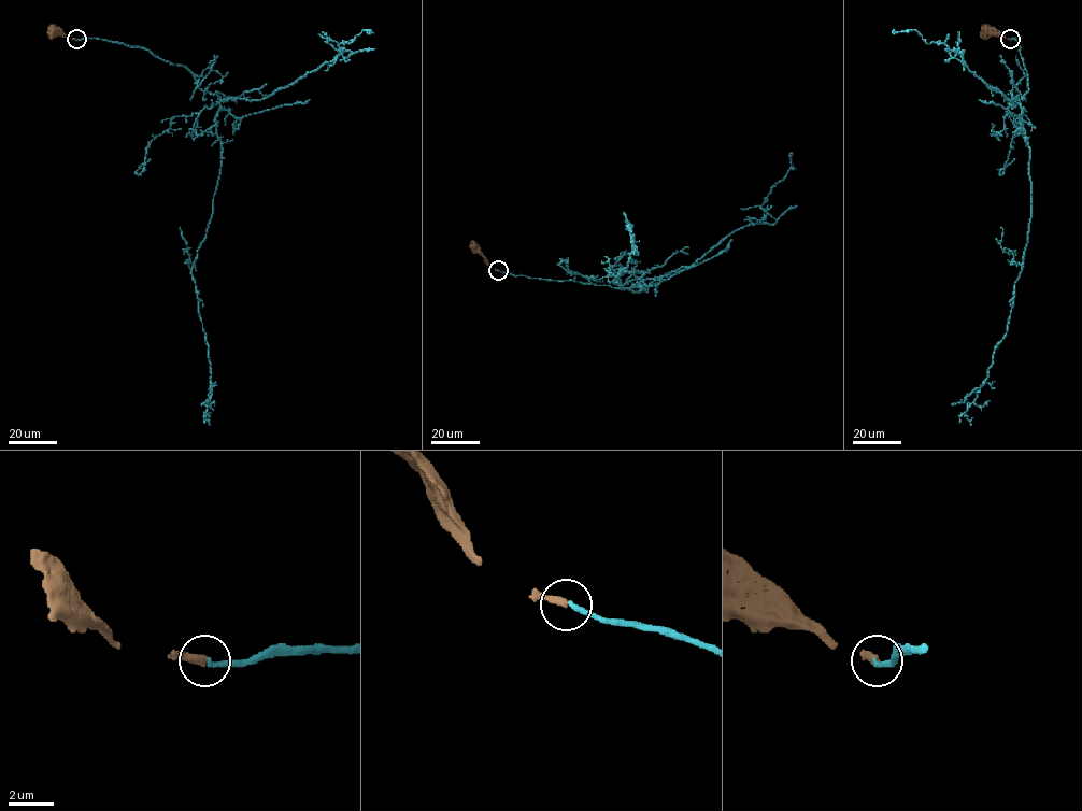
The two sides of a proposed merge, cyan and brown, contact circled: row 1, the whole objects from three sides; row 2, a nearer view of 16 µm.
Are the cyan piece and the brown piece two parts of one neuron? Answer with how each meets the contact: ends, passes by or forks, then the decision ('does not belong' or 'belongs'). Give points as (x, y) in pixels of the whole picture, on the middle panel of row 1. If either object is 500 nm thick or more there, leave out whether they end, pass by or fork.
cyan ends there; brown ends there; belongs

